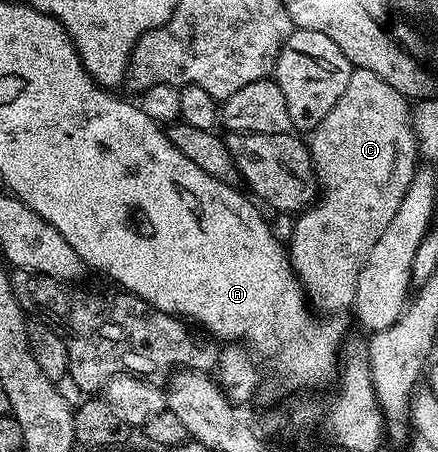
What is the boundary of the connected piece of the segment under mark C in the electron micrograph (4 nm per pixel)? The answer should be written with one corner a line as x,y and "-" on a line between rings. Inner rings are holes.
354,68
348,86
344,86
344,94
340,94
340,102
336,102
336,106
328,110
324,122
309,133
308,147
319,193
314,203
295,219
288,241
290,265
302,283
307,301
319,313
342,314
345,308
347,311
353,305
360,270
364,270
372,246
380,242
380,234
388,230
388,222
396,218
396,210
400,210
400,202
419,167
420,153
412,127
411,105
405,96
392,90
384,78
376,78
372,70

